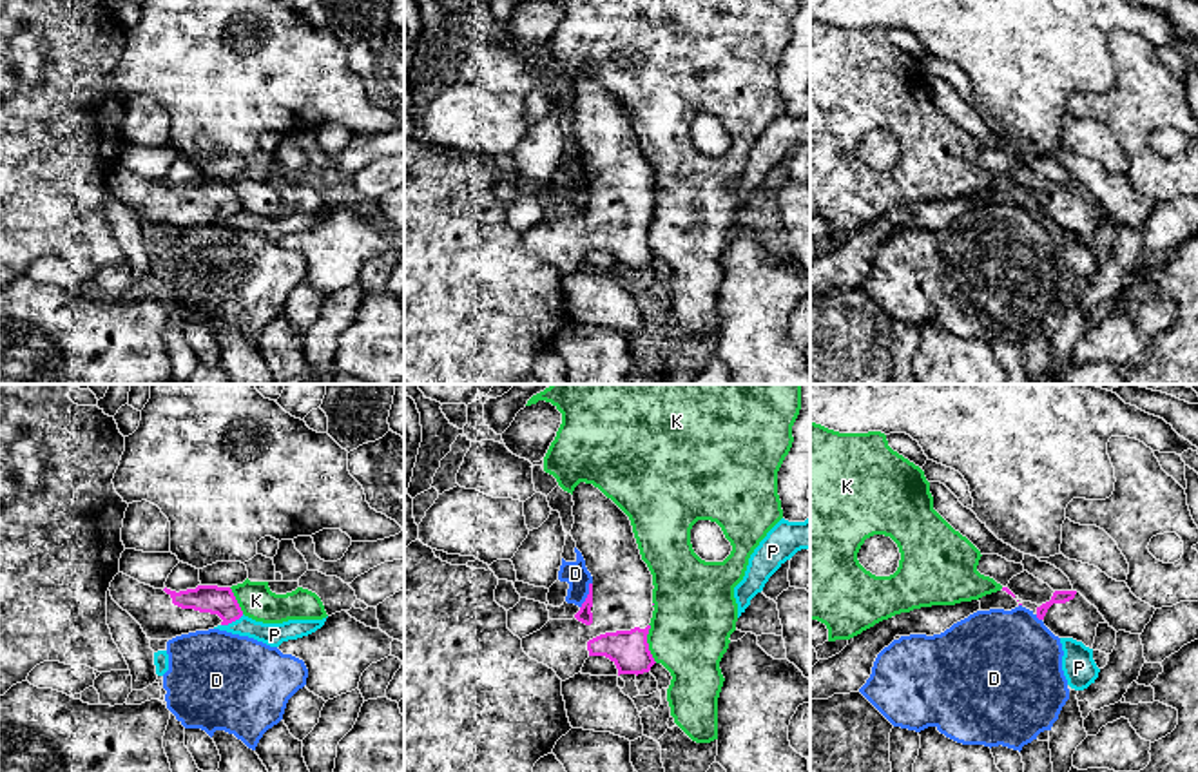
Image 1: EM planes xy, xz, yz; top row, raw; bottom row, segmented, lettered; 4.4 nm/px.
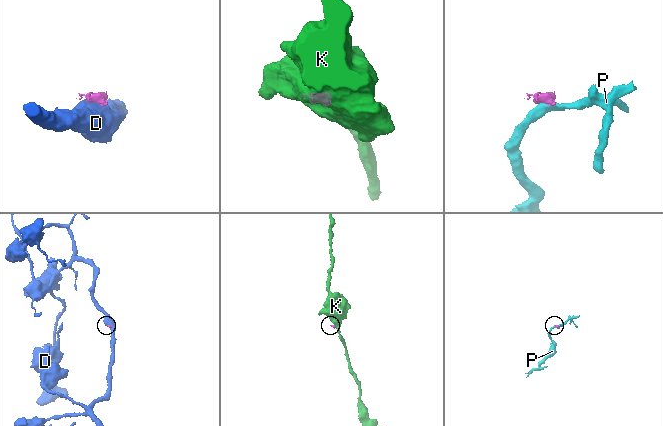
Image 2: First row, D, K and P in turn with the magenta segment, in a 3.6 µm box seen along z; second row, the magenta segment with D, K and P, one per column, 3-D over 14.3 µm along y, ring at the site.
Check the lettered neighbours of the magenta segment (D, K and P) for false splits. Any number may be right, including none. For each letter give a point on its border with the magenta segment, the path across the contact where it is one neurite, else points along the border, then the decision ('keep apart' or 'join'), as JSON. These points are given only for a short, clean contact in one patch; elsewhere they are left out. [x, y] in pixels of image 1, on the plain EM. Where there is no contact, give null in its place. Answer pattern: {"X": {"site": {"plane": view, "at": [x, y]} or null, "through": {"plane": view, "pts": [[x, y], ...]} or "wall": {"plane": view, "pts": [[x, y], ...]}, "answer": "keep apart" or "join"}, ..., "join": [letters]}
{"D": {"site": {"plane": "xz", "at": [588, 189]}, "answer": "keep apart"}, "K": {"site": {"plane": "xz", "at": [647, 238]}, "answer": "keep apart"}, "P": {"site": {"plane": "xy", "at": [232, 214]}, "wall": {"plane": "xy", "pts": [[243, 209], [222, 220]]}, "answer": "keep apart"}, "join": []}

